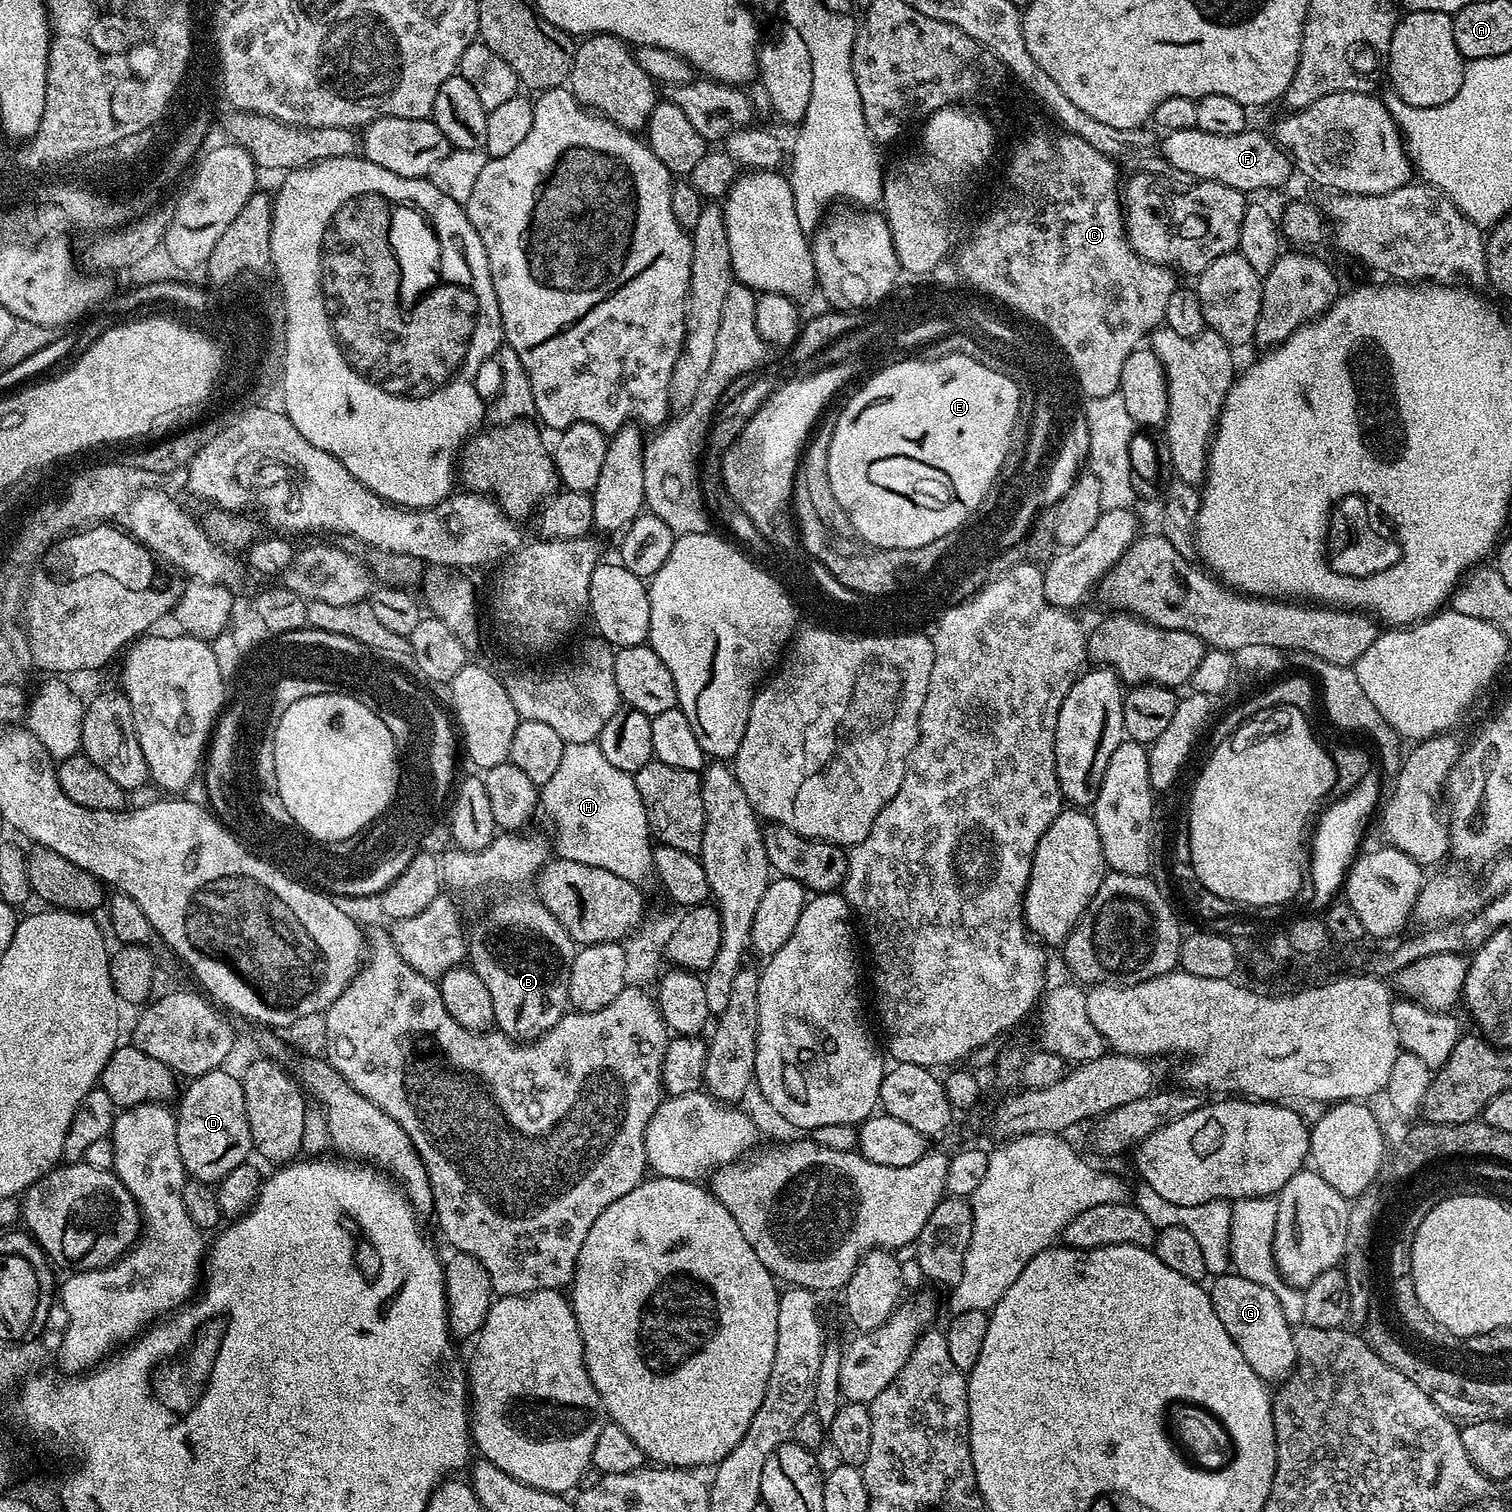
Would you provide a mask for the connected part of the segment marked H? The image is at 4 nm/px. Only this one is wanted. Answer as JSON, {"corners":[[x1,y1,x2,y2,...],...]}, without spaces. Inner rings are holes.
{"corners":[[595,741,565,744,560,764,550,780,541,785,538,798,541,809,543,812,545,810,554,826,555,840,553,838,552,844,559,859,599,866,637,886,642,886,648,878,651,879,654,872,652,863,654,848,651,828,641,795,638,794,636,779,631,773,612,766]]}

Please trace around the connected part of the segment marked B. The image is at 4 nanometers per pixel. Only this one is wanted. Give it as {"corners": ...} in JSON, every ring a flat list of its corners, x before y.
{"corners":[[528,834,497,835,496,839,490,842,490,846,486,846,477,852,462,852,459,850,445,851,440,865,443,887,458,901,459,907,462,909,463,919,466,921,467,963,476,971,478,978,482,978,486,990,490,990,490,1002,494,1002,495,1027,503,1036,507,1036,508,1039,517,1042,531,1042,540,1036,545,1036,545,1034,566,1015,566,1009,569,1007,568,983,570,982,571,964,574,962,578,951,577,944,570,938,570,934,564,929,562,922,558,922,558,918,554,918,554,914,550,914,548,907,541,902,539,895,533,891,534,881,536,877,539,876,540,869,543,868,550,859,549,841,544,841,540,836,524,835]]}

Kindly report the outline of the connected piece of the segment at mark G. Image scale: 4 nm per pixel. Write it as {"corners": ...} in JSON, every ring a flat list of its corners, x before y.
{"corners":[[1227,1272,1217,1275,1209,1285,1209,1296,1211,1305,1214,1306,1214,1312,1222,1321,1227,1334,1233,1338,1234,1344,1238,1346,1238,1350,1242,1351,1242,1356,1246,1362,1250,1363,1251,1368,1256,1374,1262,1377,1265,1382,1282,1382,1291,1375,1296,1366,1298,1350,1295,1342,1295,1331,1288,1320,1289,1315,1285,1312,1284,1307,1278,1302,1277,1296,1272,1290,1267,1290,1258,1282,1253,1282,1248,1278,1242,1278,1235,1272]]}

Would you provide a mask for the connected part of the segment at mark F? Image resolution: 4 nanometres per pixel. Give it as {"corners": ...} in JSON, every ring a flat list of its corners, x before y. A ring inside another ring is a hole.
{"corners":[[1201,128,1167,133,1159,141,1158,149,1172,168,1196,176,1197,181,1213,180,1245,194,1263,188,1280,188,1291,176,1294,165,1291,156,1276,143,1271,135,1245,130,1238,134,1206,134]]}

